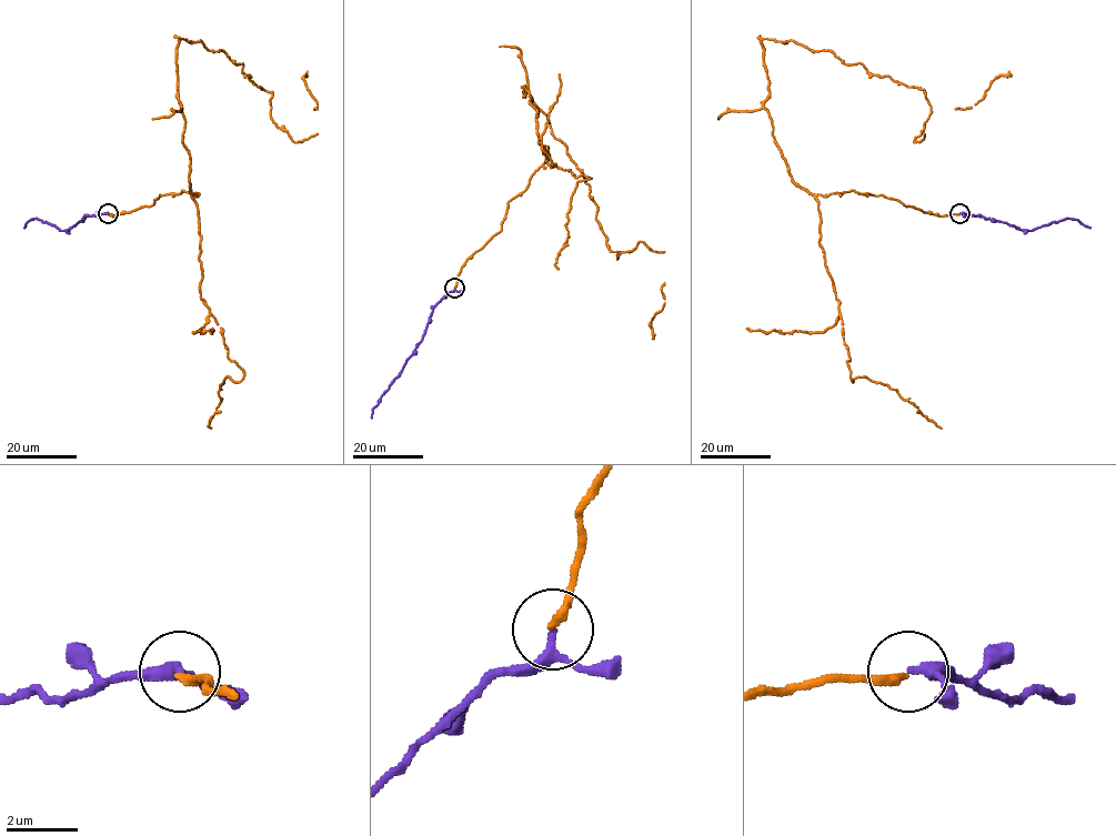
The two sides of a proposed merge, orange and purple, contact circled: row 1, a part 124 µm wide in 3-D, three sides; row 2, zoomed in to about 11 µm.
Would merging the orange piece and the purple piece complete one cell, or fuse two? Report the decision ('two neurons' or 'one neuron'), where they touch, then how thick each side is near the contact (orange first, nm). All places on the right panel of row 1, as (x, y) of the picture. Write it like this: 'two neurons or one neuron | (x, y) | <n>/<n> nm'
one neuron | (959, 213) | 240/220 nm

